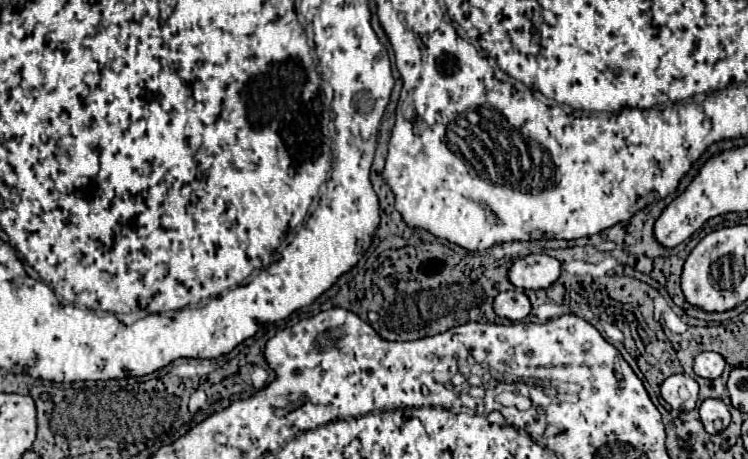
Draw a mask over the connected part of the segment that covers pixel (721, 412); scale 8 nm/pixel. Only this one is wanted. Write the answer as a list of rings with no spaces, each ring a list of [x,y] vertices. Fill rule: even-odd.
[[[708,398],[700,404],[700,420],[704,424],[704,430],[708,434],[716,434],[718,430],[714,428],[716,420],[722,420],[722,426],[726,428],[730,424],[730,412],[726,408],[726,404],[722,400],[716,398]]]

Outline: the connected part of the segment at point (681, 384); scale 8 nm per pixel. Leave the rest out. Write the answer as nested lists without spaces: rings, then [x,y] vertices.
[[[674,374],[662,382],[660,394],[676,412],[688,412],[696,406],[698,384],[686,374]]]

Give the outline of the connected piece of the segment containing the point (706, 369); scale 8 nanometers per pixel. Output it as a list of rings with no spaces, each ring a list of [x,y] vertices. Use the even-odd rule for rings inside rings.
[[[700,352],[696,358],[694,358],[694,372],[696,376],[702,376],[702,378],[718,378],[724,370],[726,362],[720,354],[716,352]]]

